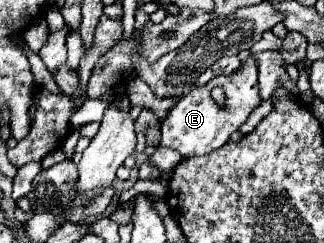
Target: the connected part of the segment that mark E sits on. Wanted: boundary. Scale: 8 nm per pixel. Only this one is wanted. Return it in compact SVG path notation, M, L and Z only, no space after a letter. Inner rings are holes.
M254 58L242 62L242 66L230 76L216 76L204 88L192 88L180 102L170 110L168 118L162 124L162 146L180 152L184 158L204 156L220 148L230 136L248 120L248 114L260 106L260 86L258 86L258 64ZM220 86L226 92L226 108L218 108L218 104L210 98L210 88Z

